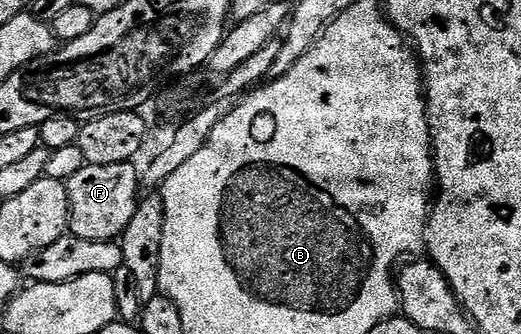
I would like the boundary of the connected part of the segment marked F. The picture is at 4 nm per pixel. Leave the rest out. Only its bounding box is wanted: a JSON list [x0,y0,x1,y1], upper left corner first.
[68,161,142,241]

